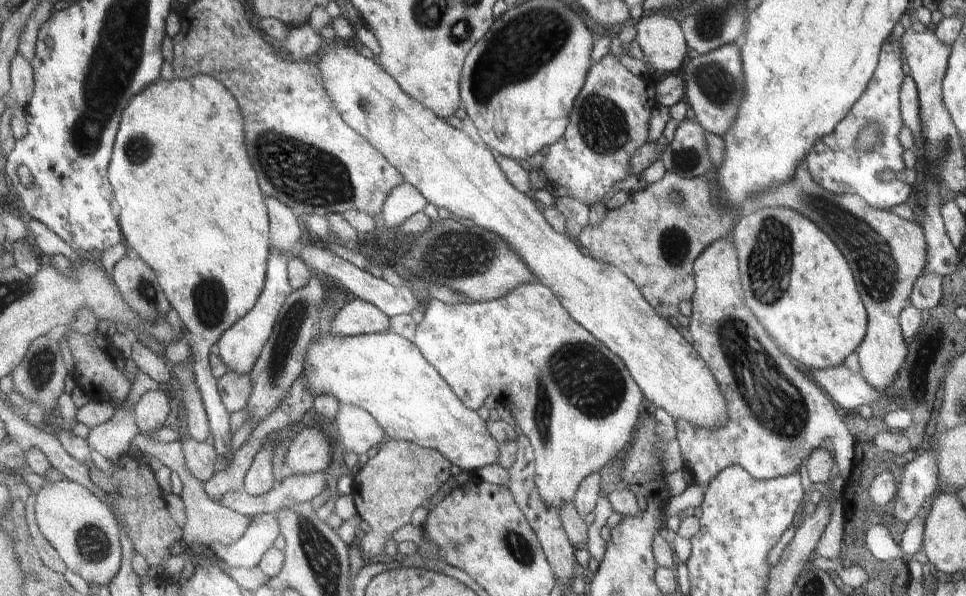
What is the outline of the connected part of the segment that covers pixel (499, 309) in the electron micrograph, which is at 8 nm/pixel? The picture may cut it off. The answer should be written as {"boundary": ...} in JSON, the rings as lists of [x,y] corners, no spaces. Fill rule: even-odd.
{"boundary":[[[537,281],[535,283],[525,283],[517,287],[511,294],[506,297],[492,301],[481,301],[474,303],[459,303],[458,305],[448,305],[443,301],[431,299],[428,302],[426,311],[423,312],[423,320],[416,325],[414,339],[412,340],[426,356],[438,371],[442,373],[443,378],[454,389],[459,400],[463,401],[469,408],[479,410],[487,396],[494,396],[498,403],[509,408],[511,413],[518,422],[517,428],[525,436],[529,437],[531,444],[534,446],[536,454],[536,485],[544,503],[552,509],[561,512],[561,506],[565,503],[573,503],[578,494],[582,482],[594,472],[601,471],[607,462],[616,461],[623,452],[629,448],[634,440],[634,432],[639,424],[639,416],[642,413],[641,404],[646,396],[642,388],[635,382],[631,371],[627,368],[626,362],[617,356],[603,341],[595,338],[582,324],[567,312],[559,297],[547,285]]]}

